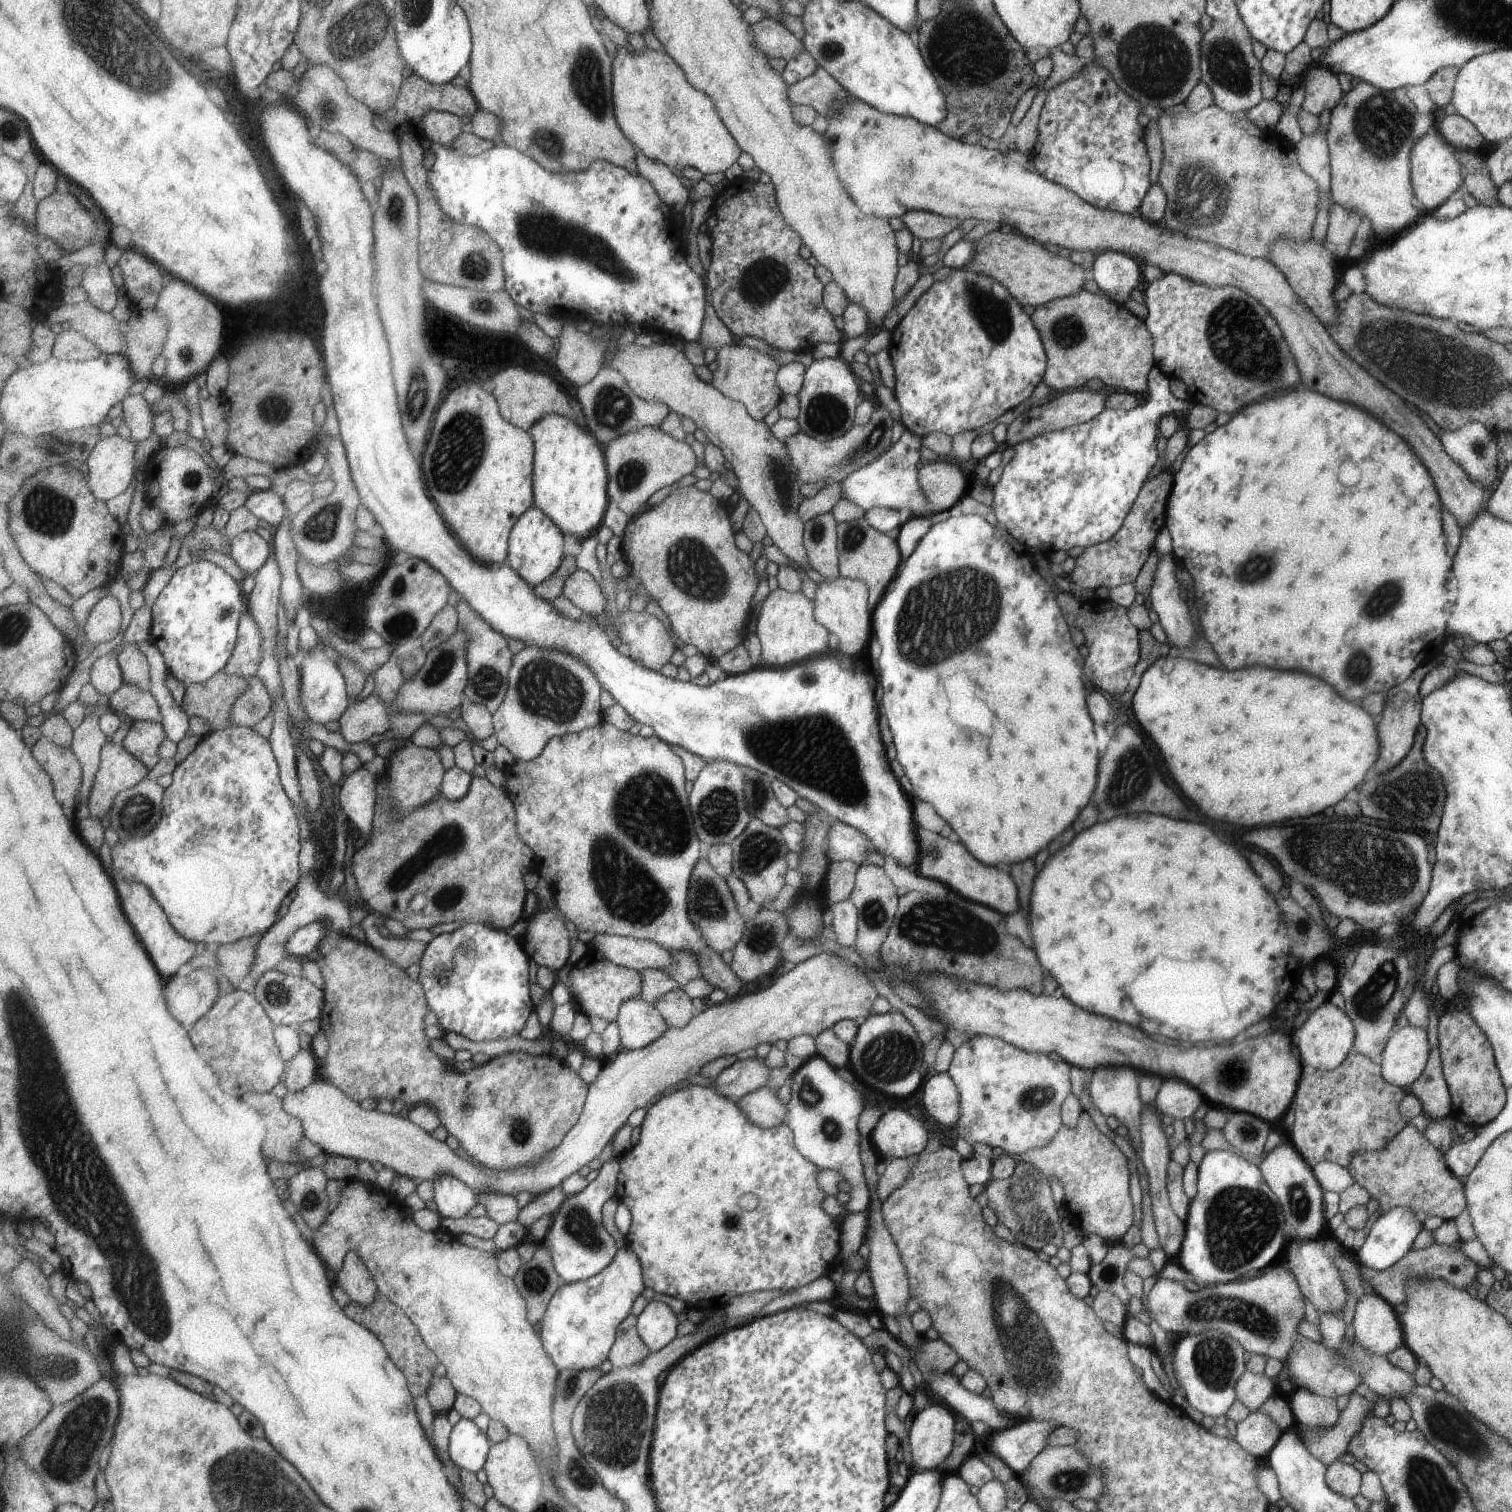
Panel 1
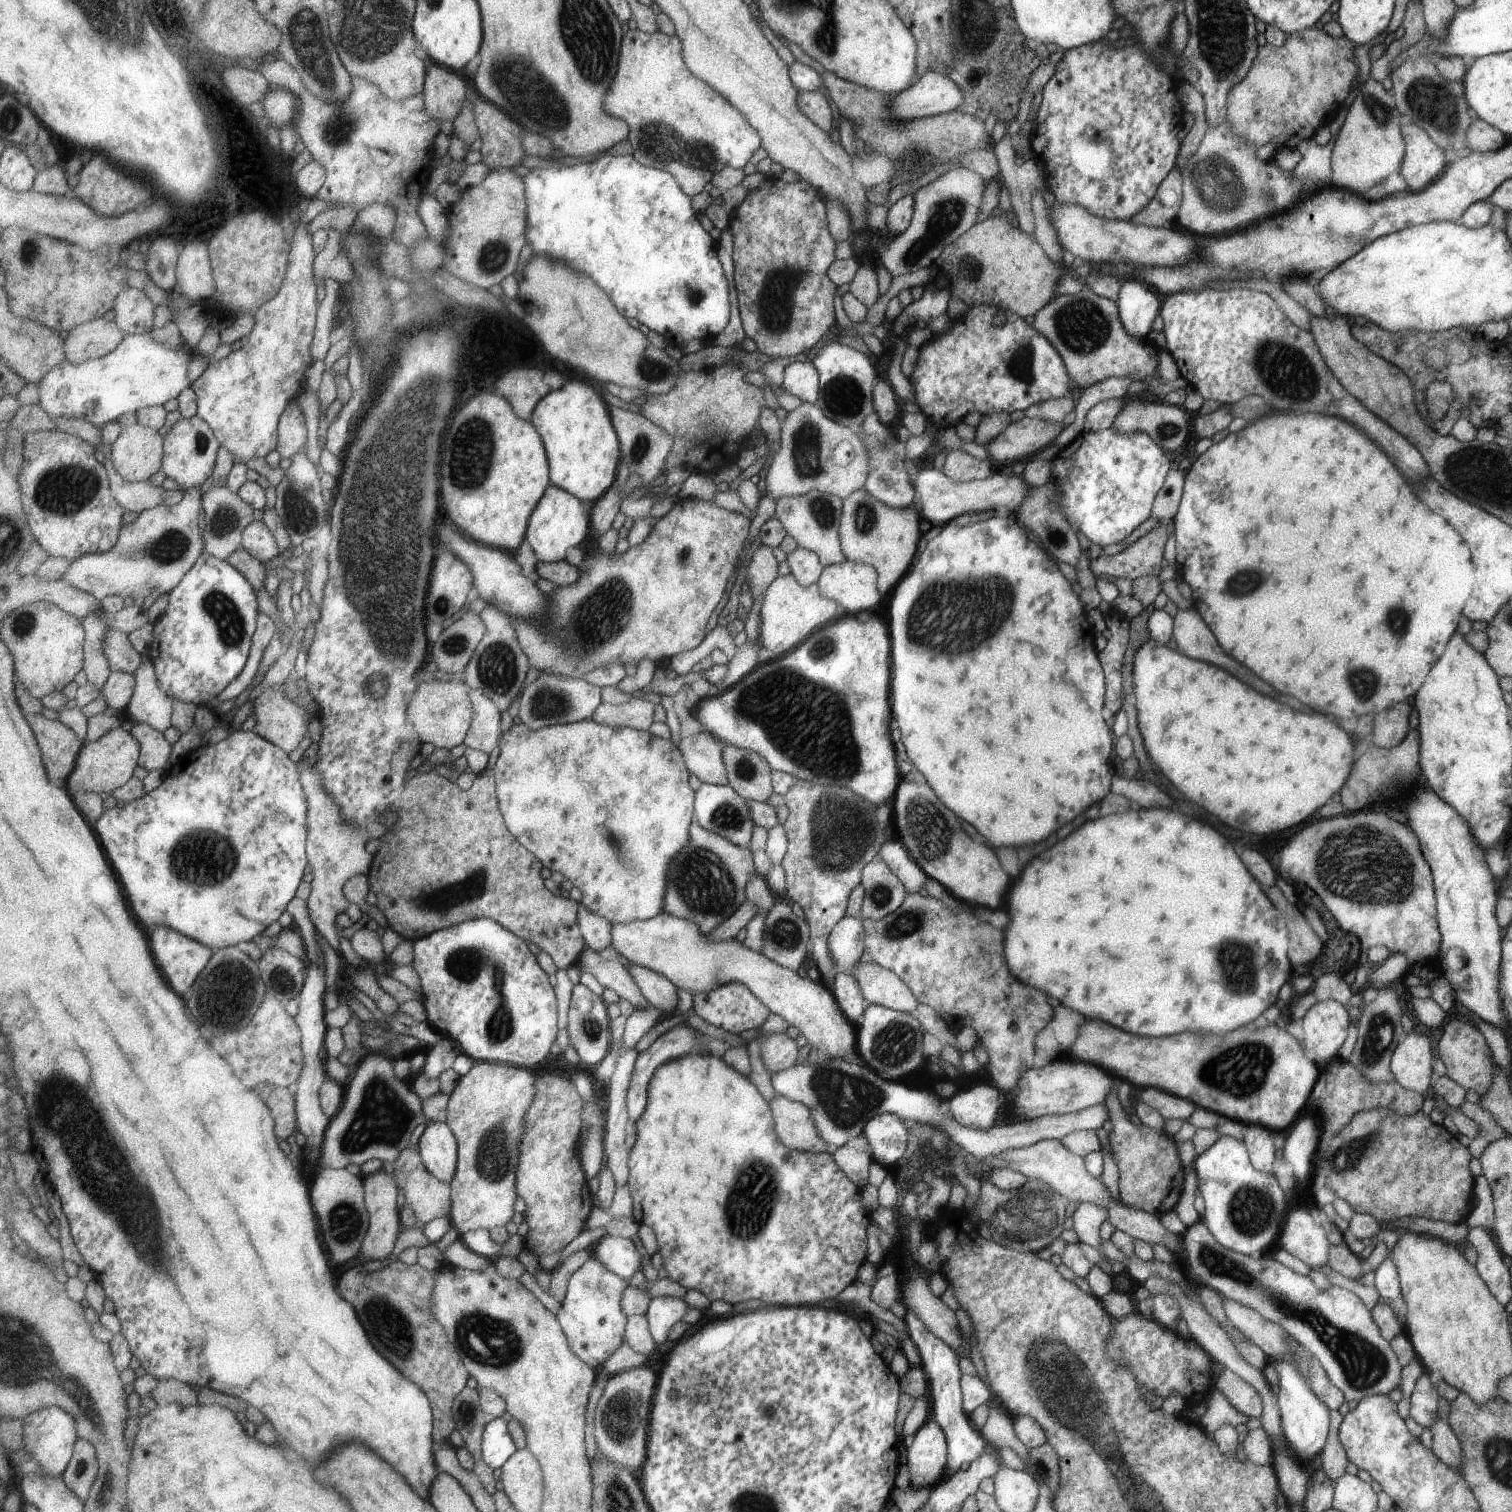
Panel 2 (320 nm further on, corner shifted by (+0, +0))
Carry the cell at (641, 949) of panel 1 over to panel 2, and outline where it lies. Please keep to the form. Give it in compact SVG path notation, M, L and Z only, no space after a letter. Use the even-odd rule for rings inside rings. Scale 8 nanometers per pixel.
M582 906L579 913L580 926L587 942L588 947L595 951L602 951L605 948L612 947L613 944L613 924L591 914L589 910Z

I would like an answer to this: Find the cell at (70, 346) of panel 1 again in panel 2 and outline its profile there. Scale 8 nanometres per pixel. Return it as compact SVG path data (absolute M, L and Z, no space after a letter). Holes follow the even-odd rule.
M96 319L75 326L65 340L65 356L70 362L85 362L113 352L126 338L115 321Z

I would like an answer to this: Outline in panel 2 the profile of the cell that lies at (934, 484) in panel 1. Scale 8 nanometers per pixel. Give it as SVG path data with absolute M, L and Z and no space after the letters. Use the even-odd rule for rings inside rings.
M951 449L945 457L941 472L959 482L984 479L991 475L989 460L977 460L977 458L960 451Z

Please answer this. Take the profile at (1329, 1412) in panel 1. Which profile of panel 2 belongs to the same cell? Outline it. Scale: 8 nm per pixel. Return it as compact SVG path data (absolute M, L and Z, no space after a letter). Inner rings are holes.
M1329 1409L1329 1425L1325 1444L1323 1444L1323 1448L1318 1453L1321 1459L1321 1470L1331 1482L1334 1482L1339 1476L1346 1474L1345 1466L1348 1463L1338 1438L1338 1428L1342 1419L1343 1416L1337 1410Z

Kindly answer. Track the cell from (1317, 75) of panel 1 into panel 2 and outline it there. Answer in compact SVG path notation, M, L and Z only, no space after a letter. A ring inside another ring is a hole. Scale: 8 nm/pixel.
M1315 27L1305 28L1286 36L1282 46L1273 47L1263 44L1257 50L1256 60L1245 78L1228 94L1227 120L1231 124L1233 134L1243 136L1247 142L1253 142L1258 148L1263 144L1271 144L1276 150L1295 148L1299 142L1310 139L1311 134L1321 124L1334 120L1335 112L1347 98L1353 78L1357 74L1357 66L1353 58L1355 44L1347 38L1331 38L1325 31Z

